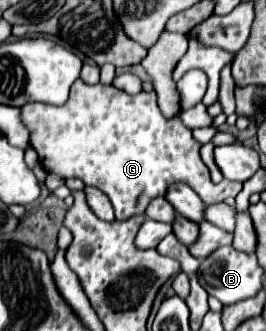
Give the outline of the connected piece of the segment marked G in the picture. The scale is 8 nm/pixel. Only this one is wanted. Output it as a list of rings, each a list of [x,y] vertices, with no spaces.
[[[77,80],[71,86],[69,100],[63,106],[47,106],[33,102],[23,106],[21,112],[23,112],[23,122],[31,130],[31,146],[37,150],[43,168],[47,172],[59,174],[61,178],[79,178],[87,186],[99,188],[111,200],[117,220],[127,220],[135,214],[145,214],[149,202],[157,196],[165,196],[169,186],[177,182],[191,186],[205,204],[217,204],[229,196],[235,198],[241,190],[241,184],[229,180],[223,180],[219,184],[211,182],[209,168],[203,164],[199,156],[201,144],[193,140],[191,130],[185,128],[177,118],[171,120],[163,118],[157,106],[155,92],[141,92],[129,96],[113,86],[105,84],[89,86],[83,80]]]

